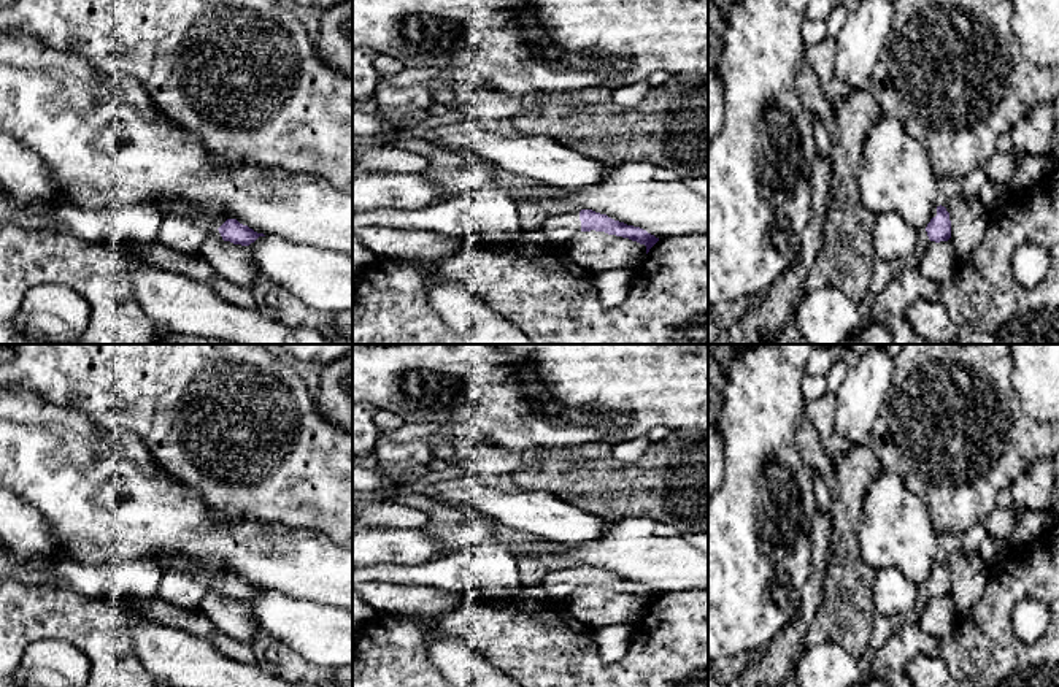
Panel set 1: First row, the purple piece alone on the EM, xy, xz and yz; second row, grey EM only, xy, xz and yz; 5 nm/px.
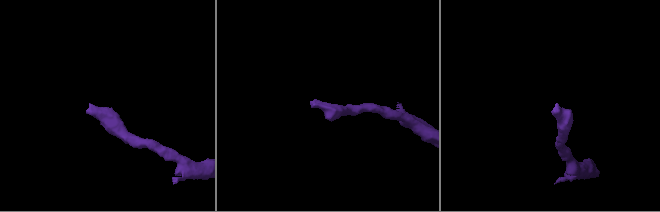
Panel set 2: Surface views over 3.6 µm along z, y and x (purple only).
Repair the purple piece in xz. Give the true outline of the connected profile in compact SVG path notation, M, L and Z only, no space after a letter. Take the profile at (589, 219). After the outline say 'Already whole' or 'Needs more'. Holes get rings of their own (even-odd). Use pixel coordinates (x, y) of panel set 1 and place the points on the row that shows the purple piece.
M556 209L549 214L543 224L532 230L521 230L521 238L533 238L540 243L565 244L580 232L605 232L608 235L616 235L629 238L646 246L646 254L659 241L654 235L646 230L624 222L614 221L607 214L595 213L592 209L581 211L559 211Z. Needs more

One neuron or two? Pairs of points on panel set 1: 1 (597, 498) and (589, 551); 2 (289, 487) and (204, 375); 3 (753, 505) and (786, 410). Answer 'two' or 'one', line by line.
1: two
2: one
3: one

